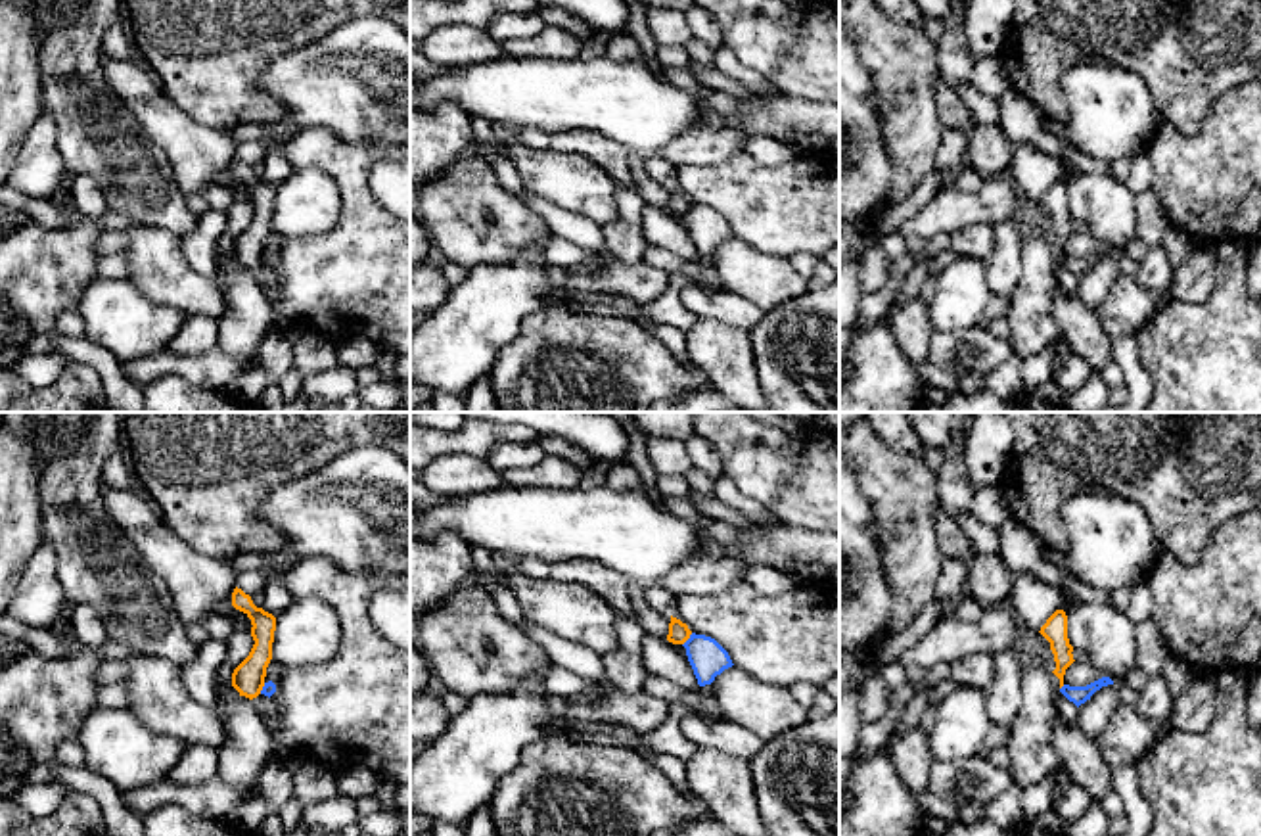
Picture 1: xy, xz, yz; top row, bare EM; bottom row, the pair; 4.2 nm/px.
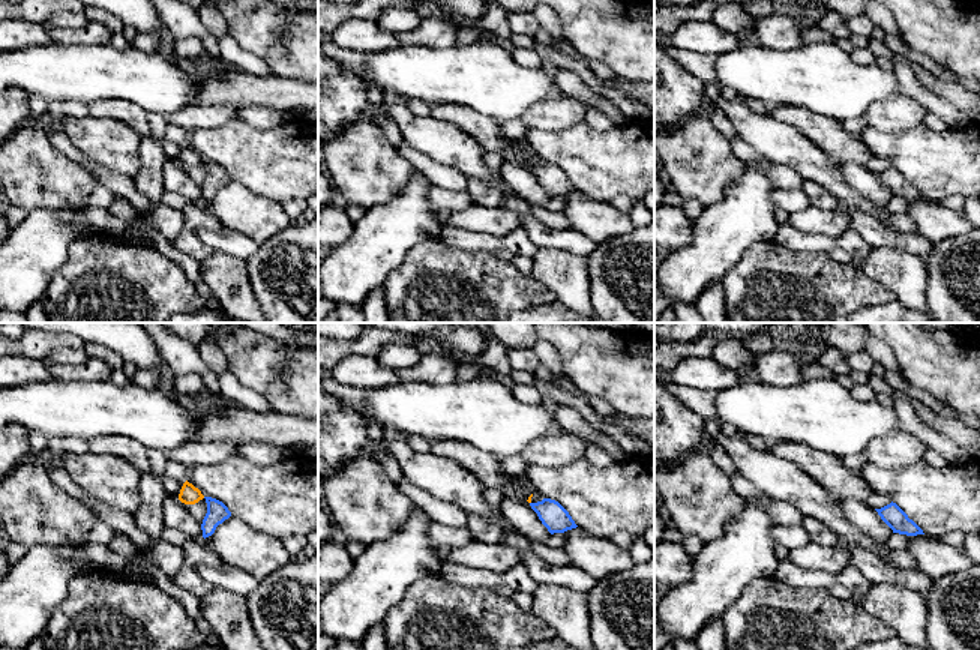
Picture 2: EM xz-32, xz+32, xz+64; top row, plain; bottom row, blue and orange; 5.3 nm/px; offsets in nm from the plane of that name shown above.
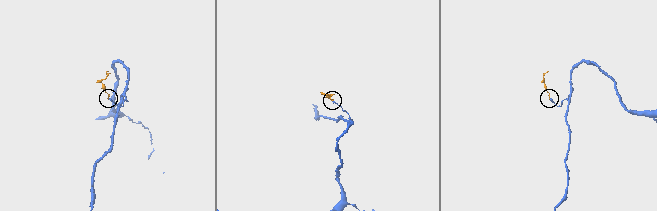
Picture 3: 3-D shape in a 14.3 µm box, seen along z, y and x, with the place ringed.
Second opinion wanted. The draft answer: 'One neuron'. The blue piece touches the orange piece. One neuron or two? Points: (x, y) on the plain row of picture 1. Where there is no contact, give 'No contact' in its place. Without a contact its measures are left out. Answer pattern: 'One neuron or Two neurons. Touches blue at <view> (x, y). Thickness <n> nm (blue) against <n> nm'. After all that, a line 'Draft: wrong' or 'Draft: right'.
Two neurons. Touches blue at xz (688, 209). Thickness 160 nm (blue) against 90 nm
Draft: wrong

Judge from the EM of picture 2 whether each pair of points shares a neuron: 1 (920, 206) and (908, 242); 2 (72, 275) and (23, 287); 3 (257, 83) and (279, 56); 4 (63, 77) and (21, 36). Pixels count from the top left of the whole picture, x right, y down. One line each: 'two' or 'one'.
1: two
2: two
3: two
4: two

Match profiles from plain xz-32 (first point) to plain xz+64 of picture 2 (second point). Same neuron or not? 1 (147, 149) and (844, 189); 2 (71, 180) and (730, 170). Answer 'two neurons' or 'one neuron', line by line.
1: two neurons
2: one neuron

